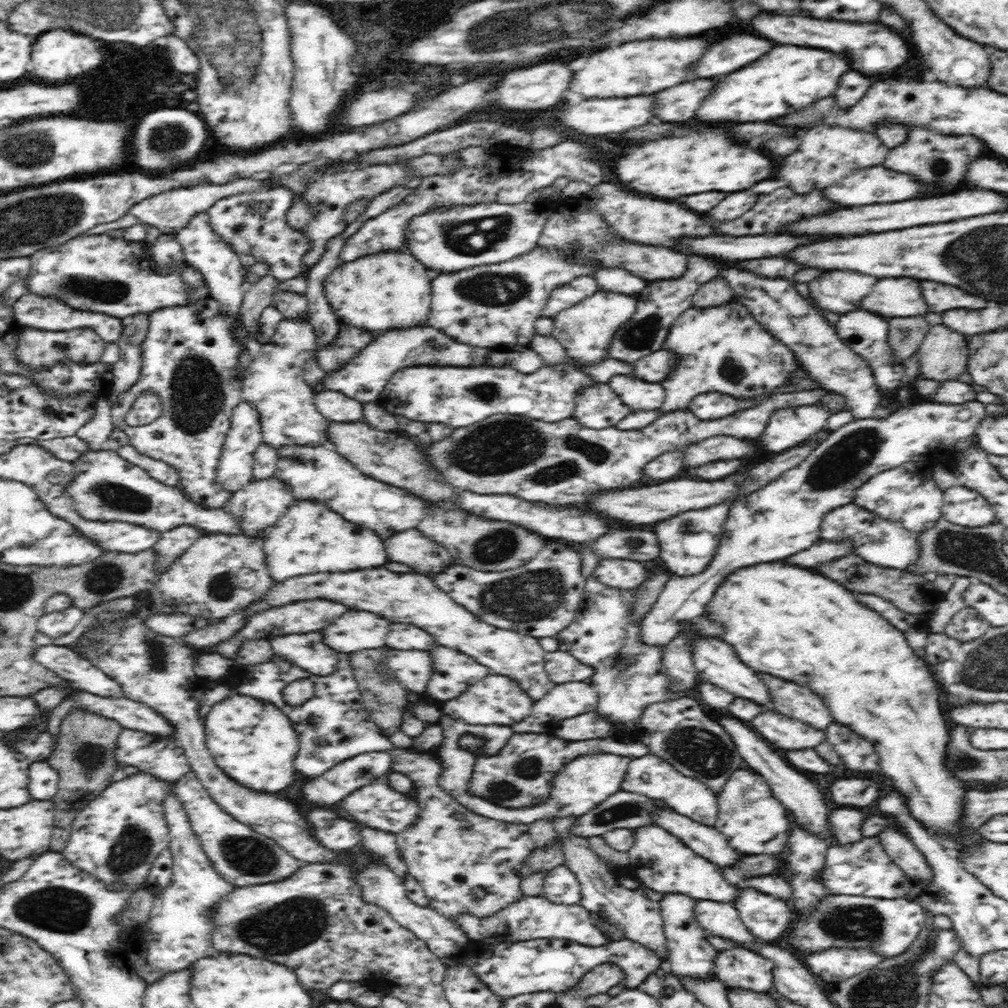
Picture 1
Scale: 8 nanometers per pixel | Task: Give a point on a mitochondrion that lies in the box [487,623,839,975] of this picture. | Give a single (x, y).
(703, 753)

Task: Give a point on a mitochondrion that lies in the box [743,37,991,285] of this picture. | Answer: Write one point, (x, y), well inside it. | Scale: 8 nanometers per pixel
(942, 169)

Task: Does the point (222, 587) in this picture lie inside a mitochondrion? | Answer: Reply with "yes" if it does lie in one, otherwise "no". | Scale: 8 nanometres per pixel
yes

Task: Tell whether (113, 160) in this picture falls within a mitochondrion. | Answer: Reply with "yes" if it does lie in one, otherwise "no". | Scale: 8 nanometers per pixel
no

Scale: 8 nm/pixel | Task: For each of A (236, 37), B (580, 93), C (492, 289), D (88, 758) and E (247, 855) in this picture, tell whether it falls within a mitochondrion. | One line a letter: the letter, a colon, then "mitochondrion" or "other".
A: mitochondrion
B: other
C: mitochondrion
D: mitochondrion
E: mitochondrion

